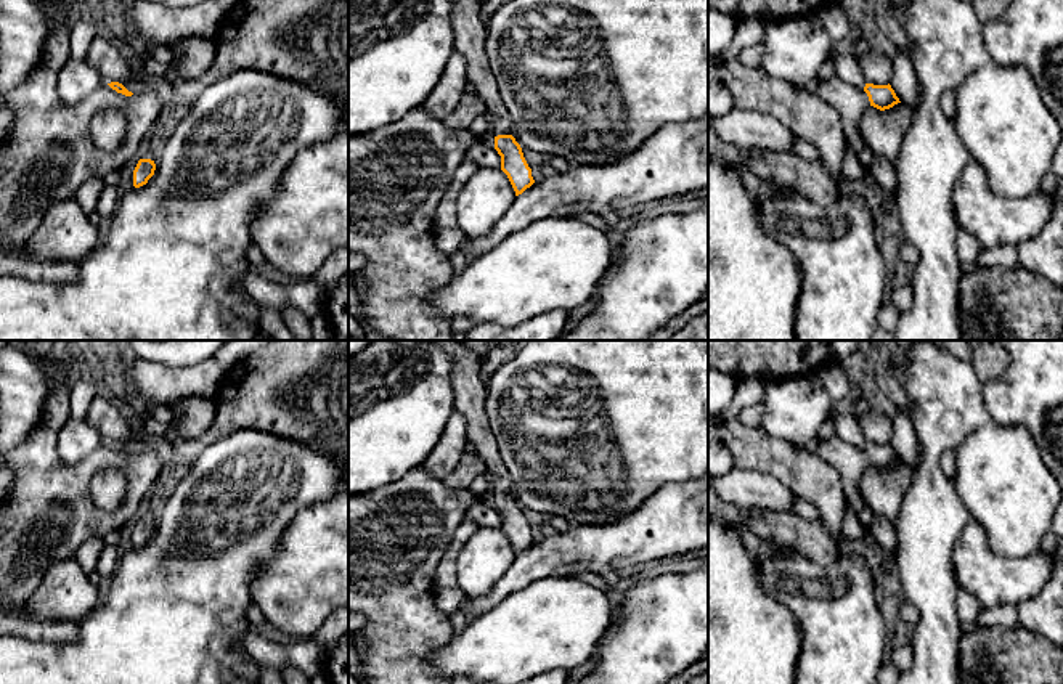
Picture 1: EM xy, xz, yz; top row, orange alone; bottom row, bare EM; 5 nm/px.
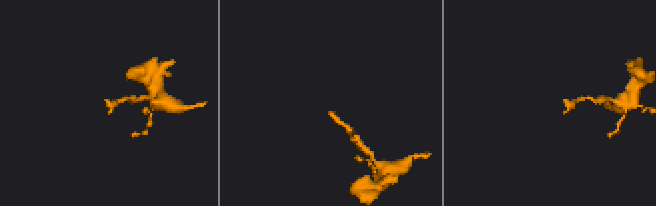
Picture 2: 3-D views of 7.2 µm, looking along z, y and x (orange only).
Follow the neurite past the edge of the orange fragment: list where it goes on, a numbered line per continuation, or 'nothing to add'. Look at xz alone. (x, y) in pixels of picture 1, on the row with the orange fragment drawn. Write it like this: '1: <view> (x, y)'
1: xz (469, 31)

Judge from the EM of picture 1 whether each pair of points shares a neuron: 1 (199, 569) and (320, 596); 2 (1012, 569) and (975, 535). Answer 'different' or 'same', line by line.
1: different
2: same

